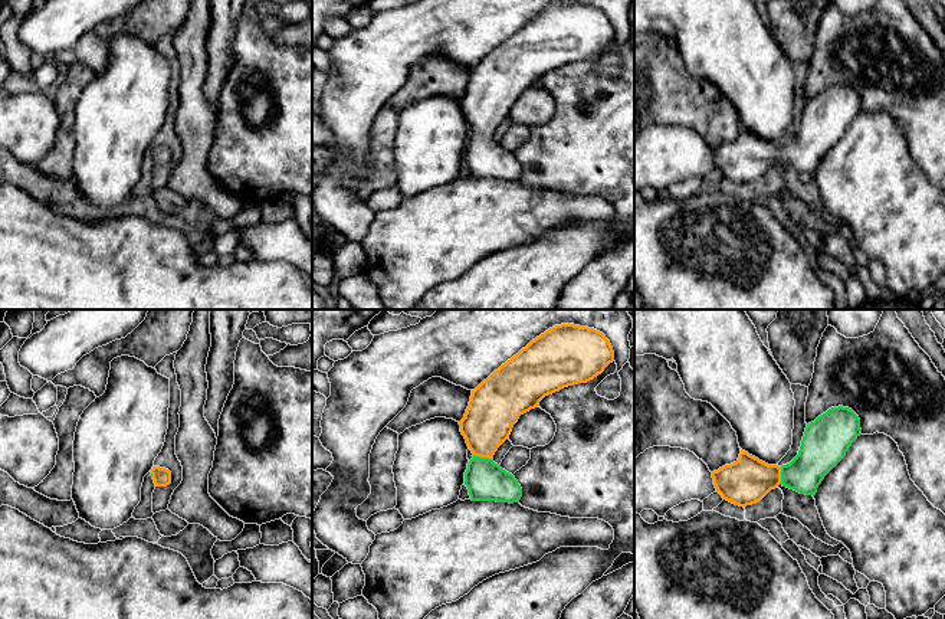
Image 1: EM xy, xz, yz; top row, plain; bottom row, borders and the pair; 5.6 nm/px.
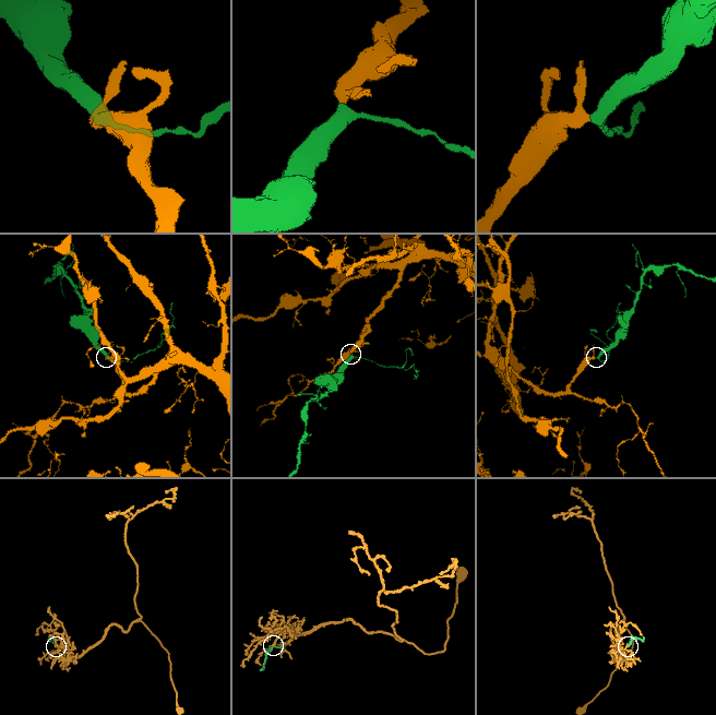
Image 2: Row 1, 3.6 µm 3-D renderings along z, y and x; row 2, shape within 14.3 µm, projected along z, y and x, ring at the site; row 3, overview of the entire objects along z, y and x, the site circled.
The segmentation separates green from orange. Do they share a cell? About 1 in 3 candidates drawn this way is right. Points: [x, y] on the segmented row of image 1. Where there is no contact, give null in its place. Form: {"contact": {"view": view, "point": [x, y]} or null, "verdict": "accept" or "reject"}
{"contact": {"view": "xz", "point": [482, 458]}, "verdict": "accept"}

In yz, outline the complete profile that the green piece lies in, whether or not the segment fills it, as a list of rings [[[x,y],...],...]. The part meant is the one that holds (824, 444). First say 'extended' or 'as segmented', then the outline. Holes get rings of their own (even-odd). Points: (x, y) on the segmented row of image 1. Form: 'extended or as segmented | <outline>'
extended | [[[831,407],[807,425],[798,455],[790,464],[782,466],[768,465],[741,449],[736,462],[712,472],[713,485],[723,500],[739,507],[757,504],[780,484],[814,497],[824,476],[846,456],[852,443],[860,435],[860,419],[852,409]]]

